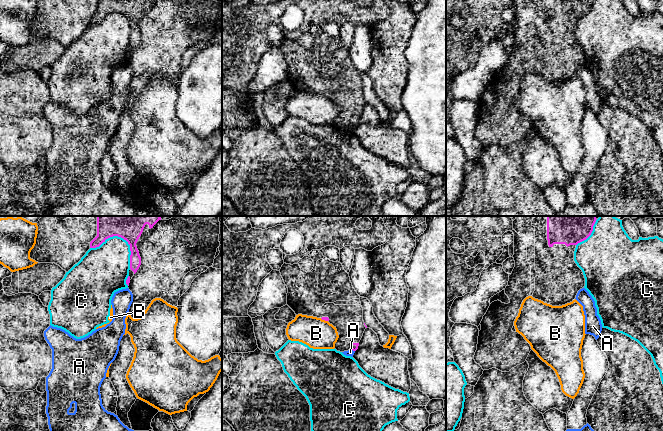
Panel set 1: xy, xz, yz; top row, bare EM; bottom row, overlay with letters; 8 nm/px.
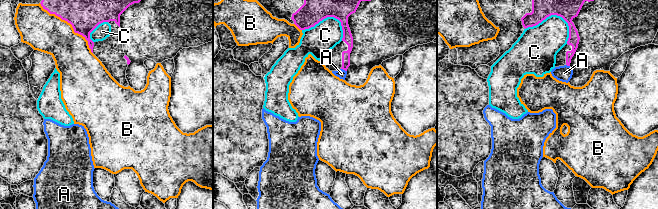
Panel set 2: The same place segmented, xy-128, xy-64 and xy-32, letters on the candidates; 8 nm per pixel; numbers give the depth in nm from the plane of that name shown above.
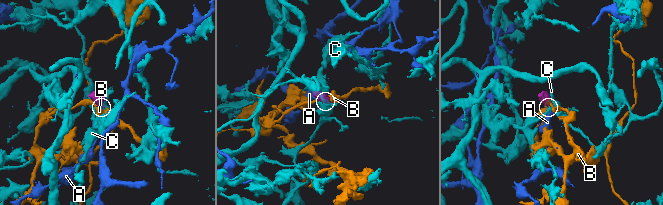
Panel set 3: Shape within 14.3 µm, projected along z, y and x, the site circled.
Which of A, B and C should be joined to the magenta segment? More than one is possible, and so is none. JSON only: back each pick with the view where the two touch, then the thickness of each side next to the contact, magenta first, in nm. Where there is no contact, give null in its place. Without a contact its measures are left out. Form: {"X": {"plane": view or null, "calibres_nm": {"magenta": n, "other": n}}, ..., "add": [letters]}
{"add": []}

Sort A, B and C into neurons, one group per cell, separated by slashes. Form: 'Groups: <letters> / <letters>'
Groups: A / B / C

